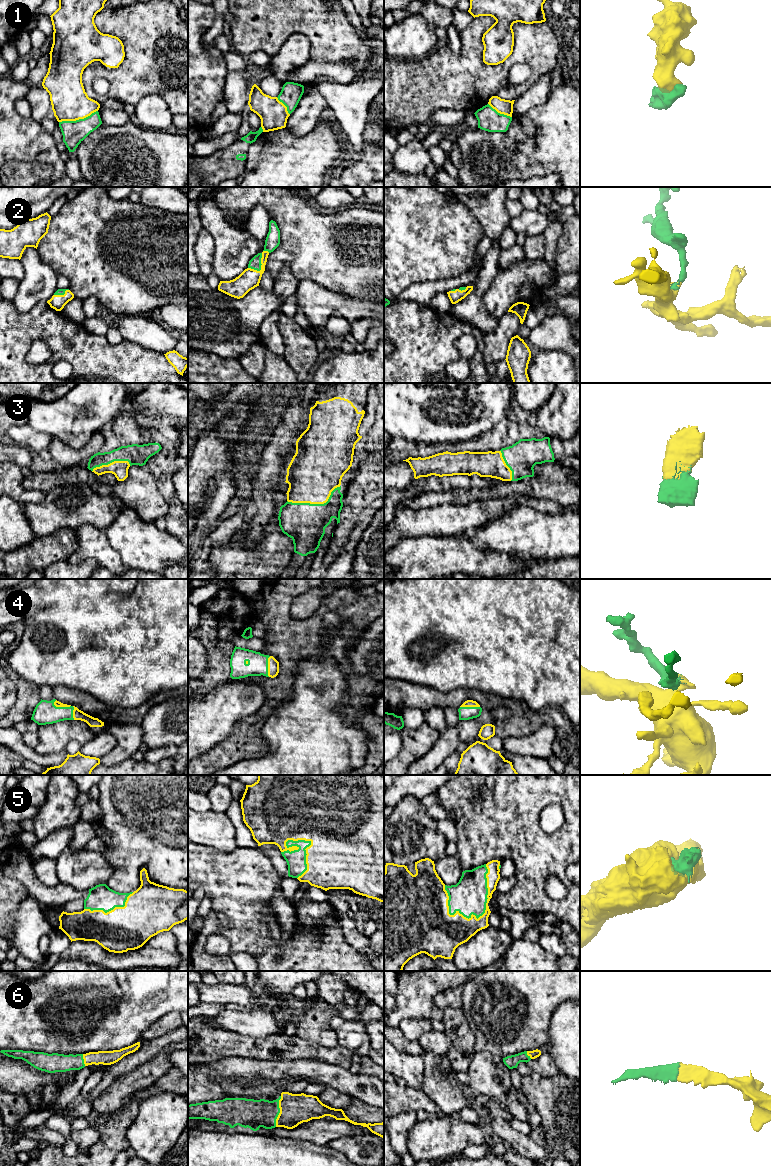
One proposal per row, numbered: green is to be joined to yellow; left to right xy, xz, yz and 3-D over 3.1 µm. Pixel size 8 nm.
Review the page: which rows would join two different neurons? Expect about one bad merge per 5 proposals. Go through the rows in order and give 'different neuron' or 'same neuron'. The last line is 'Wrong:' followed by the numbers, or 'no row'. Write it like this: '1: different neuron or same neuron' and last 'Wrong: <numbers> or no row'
1: different neuron
2: same neuron
3: same neuron
4: same neuron
5: same neuron
6: same neuron
Wrong: 1

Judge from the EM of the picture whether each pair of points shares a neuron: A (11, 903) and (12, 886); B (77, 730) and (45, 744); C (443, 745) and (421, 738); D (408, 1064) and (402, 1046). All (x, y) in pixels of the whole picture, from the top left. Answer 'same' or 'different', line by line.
A: same
B: same
C: different
D: different

